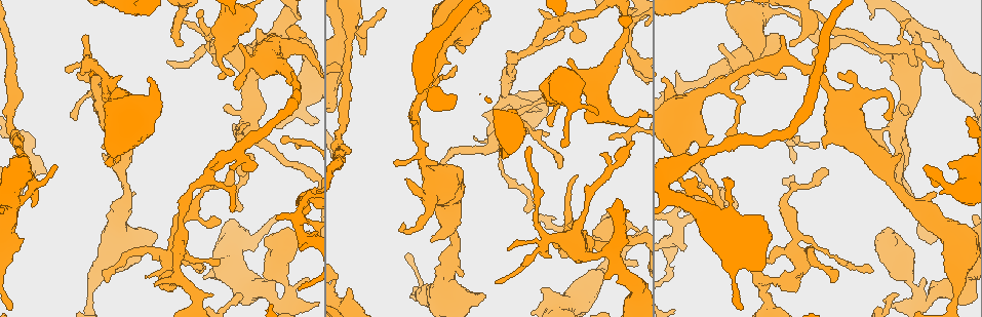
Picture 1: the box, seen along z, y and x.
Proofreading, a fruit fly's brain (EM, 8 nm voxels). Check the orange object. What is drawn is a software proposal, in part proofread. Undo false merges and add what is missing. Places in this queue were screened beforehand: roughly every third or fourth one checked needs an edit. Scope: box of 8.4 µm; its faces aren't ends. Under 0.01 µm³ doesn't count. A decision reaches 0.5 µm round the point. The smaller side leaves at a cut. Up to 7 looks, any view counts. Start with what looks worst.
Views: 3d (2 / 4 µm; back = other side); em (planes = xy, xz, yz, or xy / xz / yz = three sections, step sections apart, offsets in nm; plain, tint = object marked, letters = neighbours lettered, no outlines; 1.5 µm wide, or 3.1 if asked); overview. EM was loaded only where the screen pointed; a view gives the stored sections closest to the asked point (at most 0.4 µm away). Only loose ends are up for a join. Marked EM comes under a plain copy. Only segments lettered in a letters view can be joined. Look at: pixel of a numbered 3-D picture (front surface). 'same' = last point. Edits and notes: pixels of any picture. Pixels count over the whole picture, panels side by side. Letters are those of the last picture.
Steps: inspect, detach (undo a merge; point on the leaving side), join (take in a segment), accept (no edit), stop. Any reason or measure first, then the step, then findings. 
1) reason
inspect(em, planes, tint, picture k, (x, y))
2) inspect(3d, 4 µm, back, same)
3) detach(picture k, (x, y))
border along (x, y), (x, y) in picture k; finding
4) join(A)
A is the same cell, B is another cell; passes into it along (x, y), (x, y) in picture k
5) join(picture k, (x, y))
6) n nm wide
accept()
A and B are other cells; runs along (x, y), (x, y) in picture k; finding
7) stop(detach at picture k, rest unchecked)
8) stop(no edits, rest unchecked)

an open end
inspect(em, xy, step 8, letters, picture 1, (413, 120))

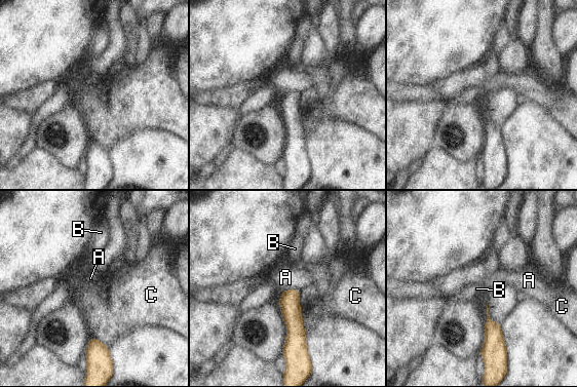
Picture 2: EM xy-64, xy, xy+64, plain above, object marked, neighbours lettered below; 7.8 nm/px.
inspect(em, planes, letters, same)

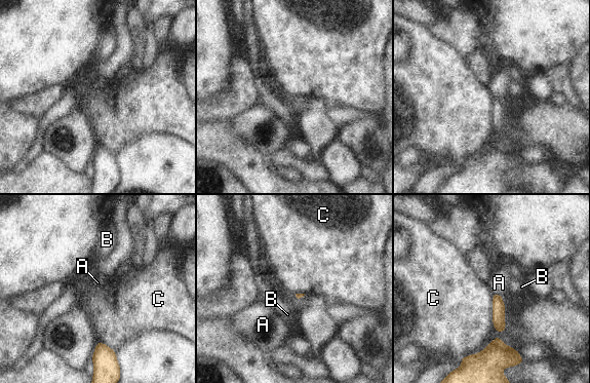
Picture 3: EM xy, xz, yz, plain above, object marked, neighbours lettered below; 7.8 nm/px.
accept()
A, B and C are other cells; border along (492, 294), (492, 321), (495, 329) in picture 3; none of them fits

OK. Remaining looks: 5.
an open end
inspect(em, planes, letters, picture 1, (569, 65))

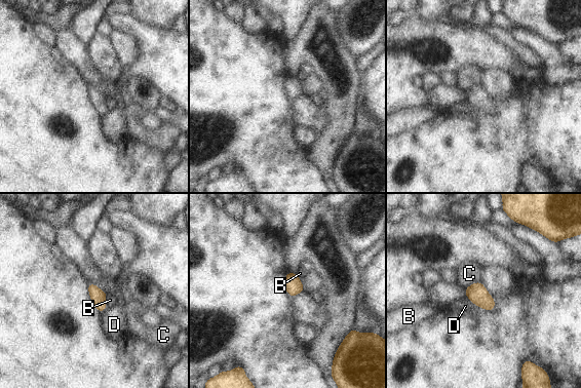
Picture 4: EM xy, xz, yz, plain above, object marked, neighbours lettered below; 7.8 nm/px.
accept()
B, C and D are other cells; border along (480, 281), (473, 282), (465, 287) in picture 4; no lettered segment goes on from it

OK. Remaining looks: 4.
three arms meet
inspect(3d, 2 µm, picture 1, (688, 202))

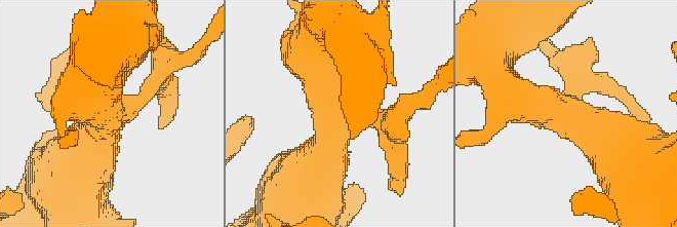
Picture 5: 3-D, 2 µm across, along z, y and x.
inspect(em, xz, step 4, letters, picture 5, (569, 107))

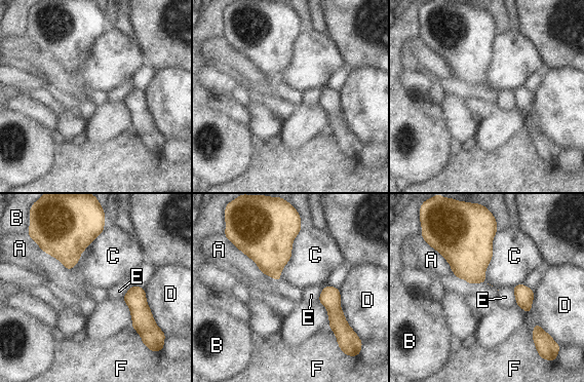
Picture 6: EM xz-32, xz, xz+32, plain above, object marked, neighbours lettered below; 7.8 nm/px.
accept()
A, B, C, D, E and F are other cells; border along (512, 288), (516, 304) in picture 6; one neuron here

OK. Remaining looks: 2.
stop(no edits, rest unchecked)

